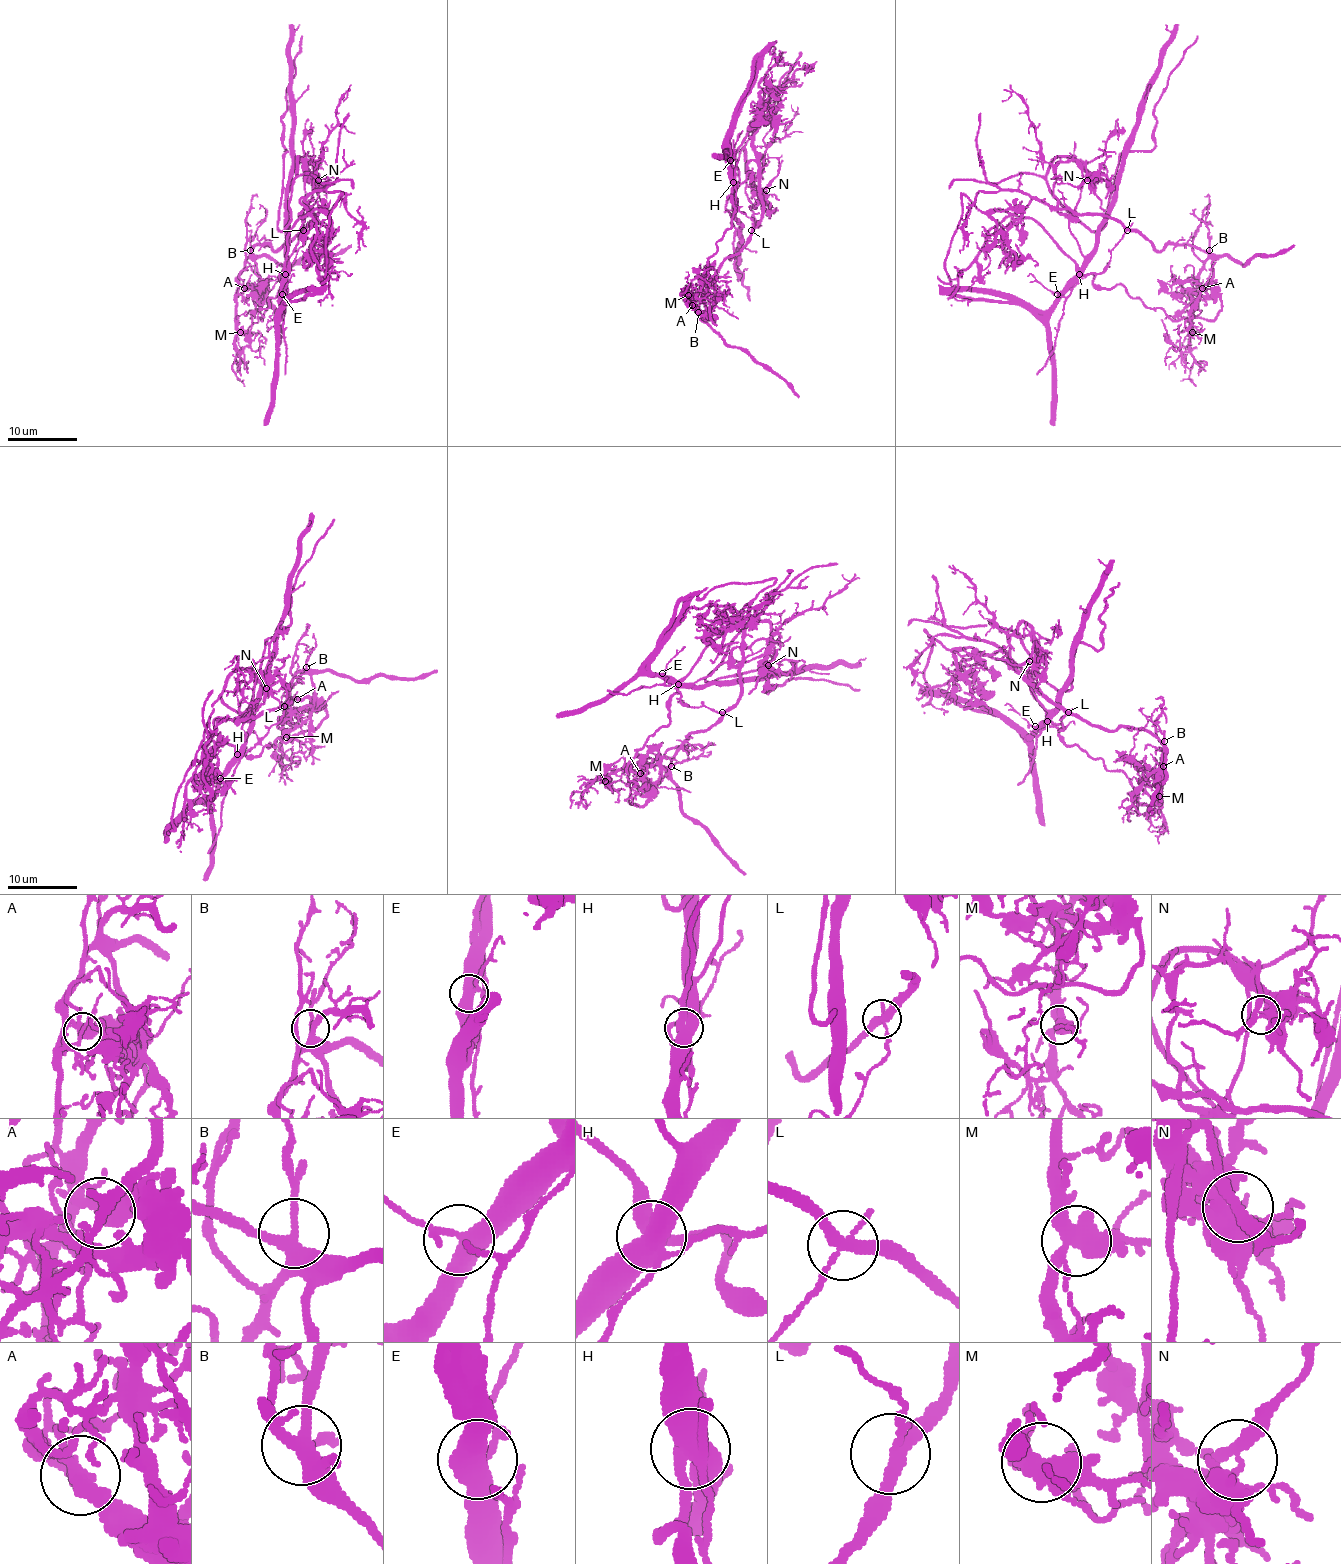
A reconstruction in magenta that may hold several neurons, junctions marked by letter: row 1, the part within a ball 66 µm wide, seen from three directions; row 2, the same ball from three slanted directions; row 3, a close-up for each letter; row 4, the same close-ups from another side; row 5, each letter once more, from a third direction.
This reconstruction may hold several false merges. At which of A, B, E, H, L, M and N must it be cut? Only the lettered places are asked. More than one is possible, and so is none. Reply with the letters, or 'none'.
A, H, L, N

